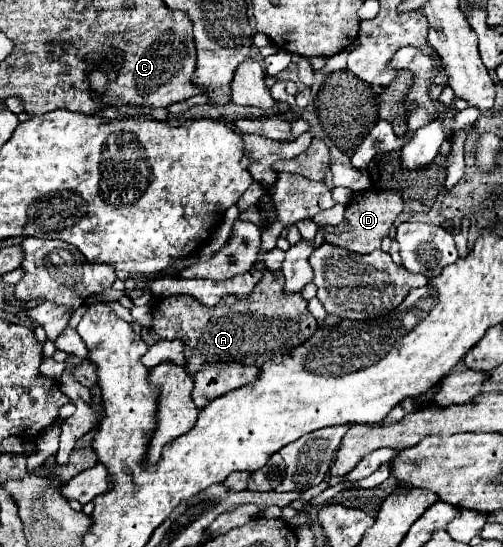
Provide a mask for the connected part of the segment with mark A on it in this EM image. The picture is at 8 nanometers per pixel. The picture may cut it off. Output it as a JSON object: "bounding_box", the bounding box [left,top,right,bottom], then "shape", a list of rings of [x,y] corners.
{"bounding_box":[152,269,318,375],"shape":[[[266,269],[248,299],[224,297],[216,307],[206,307],[188,295],[164,297],[152,307],[152,329],[160,339],[184,341],[186,371],[190,375],[194,375],[194,369],[200,369],[200,365],[218,361],[246,361],[256,367],[266,361],[282,361],[294,345],[300,345],[318,329],[302,295],[282,293],[282,281],[282,273]]]}

